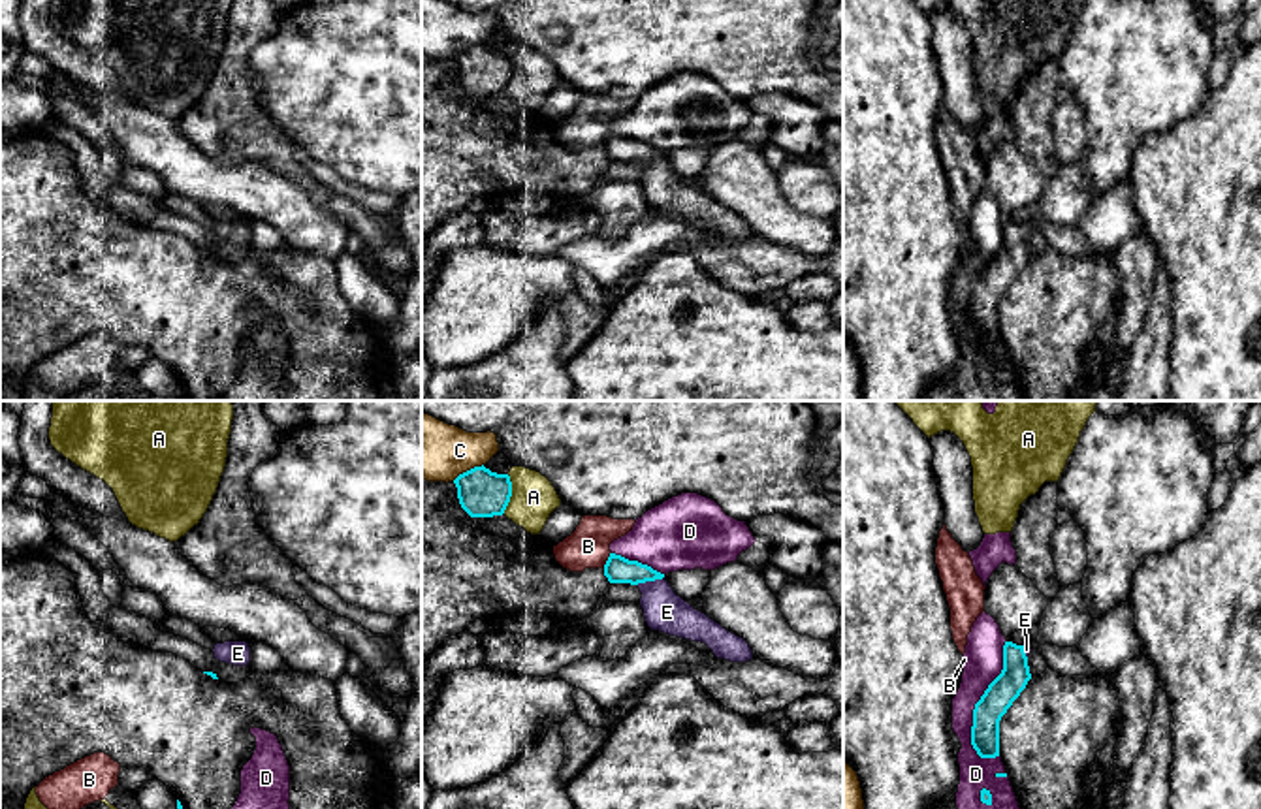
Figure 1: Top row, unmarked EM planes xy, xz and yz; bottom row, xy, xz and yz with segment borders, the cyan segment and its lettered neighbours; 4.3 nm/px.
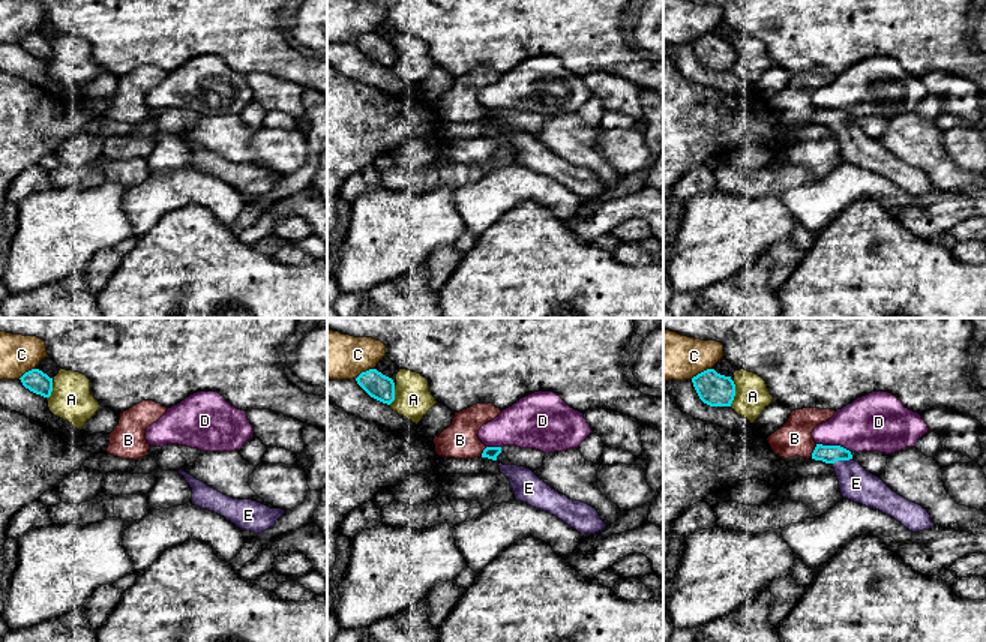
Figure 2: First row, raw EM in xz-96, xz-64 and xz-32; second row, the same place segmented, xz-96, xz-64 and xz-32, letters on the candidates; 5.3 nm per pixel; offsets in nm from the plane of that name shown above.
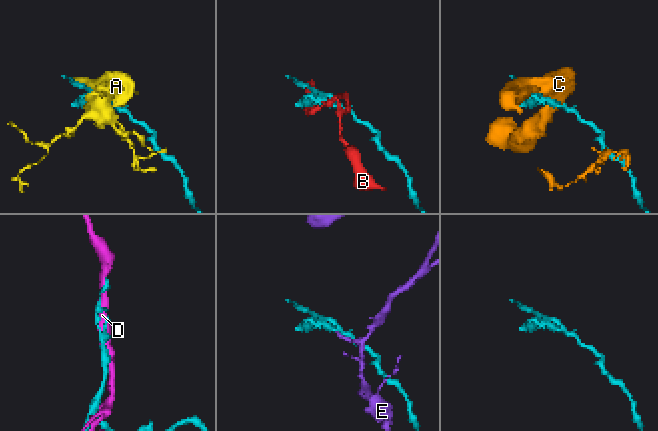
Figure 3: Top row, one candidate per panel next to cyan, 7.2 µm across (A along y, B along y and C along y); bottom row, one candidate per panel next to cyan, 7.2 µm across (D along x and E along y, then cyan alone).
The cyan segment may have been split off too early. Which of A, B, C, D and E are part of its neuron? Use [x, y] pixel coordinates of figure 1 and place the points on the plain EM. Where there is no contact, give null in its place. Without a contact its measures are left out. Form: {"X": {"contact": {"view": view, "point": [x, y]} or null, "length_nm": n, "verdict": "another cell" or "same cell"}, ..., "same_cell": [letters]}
{"A": {"contact": {"view": "xz", "point": [510, 72]}, "length_nm": 170, "verdict": "another cell"}, "B": {"contact": {"view": "xz", "point": [608, 138]}, "length_nm": 80, "verdict": "another cell"}, "C": {"contact": {"view": "xz", "point": [467, 49]}, "length_nm": 150, "verdict": "another cell"}, "D": {"contact": {"view": "yz", "point": [979, 279]}, "length_nm": 500, "verdict": "another cell"}, "E": {"contact": {"view": "xz", "point": [650, 158]}, "length_nm": 120, "verdict": "same cell"}, "same_cell": ["E"]}

